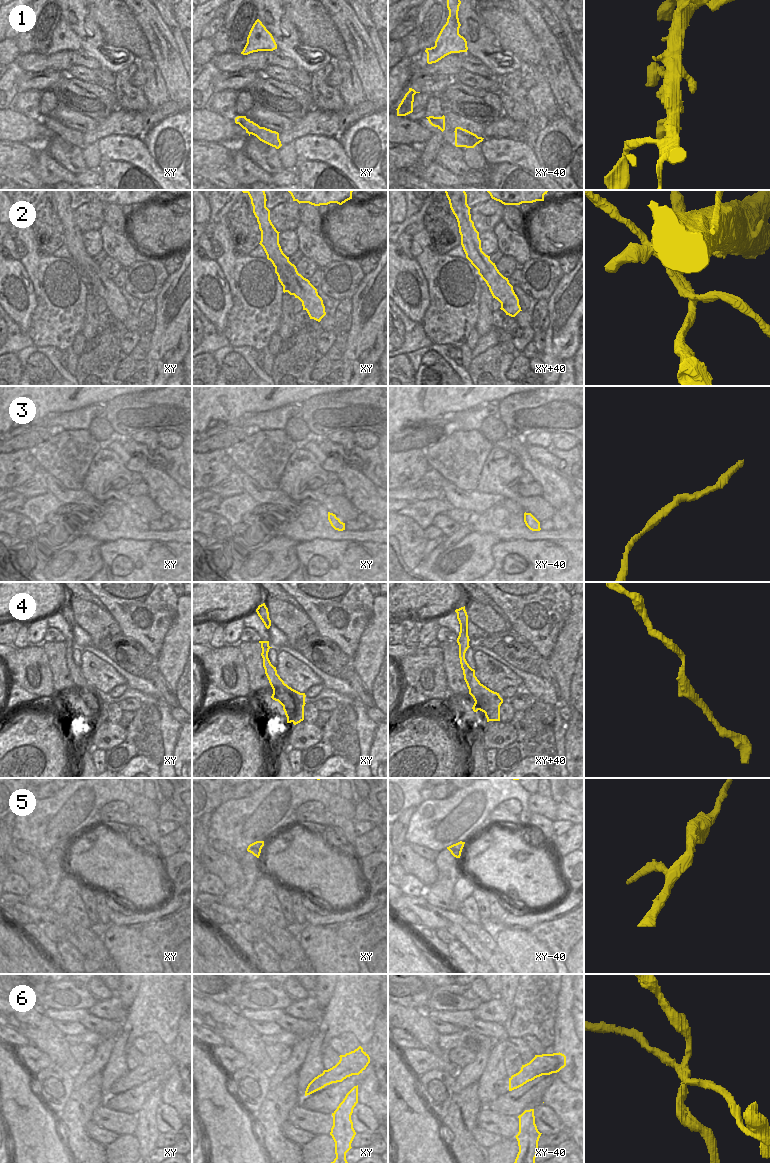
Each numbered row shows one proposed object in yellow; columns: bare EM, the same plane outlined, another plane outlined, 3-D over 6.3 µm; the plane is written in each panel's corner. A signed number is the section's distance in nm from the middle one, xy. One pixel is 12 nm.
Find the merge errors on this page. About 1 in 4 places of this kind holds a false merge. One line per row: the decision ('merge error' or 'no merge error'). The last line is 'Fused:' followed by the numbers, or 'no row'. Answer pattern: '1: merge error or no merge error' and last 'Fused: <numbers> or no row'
1: no merge error
2: merge error
3: no merge error
4: no merge error
5: no merge error
6: merge error
Fused: 2, 6

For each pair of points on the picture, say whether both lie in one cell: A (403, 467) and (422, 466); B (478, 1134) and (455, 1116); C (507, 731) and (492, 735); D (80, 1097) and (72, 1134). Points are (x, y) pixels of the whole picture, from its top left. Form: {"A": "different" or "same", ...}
{"A": "same", "B": "different", "C": "same", "D": "same"}

